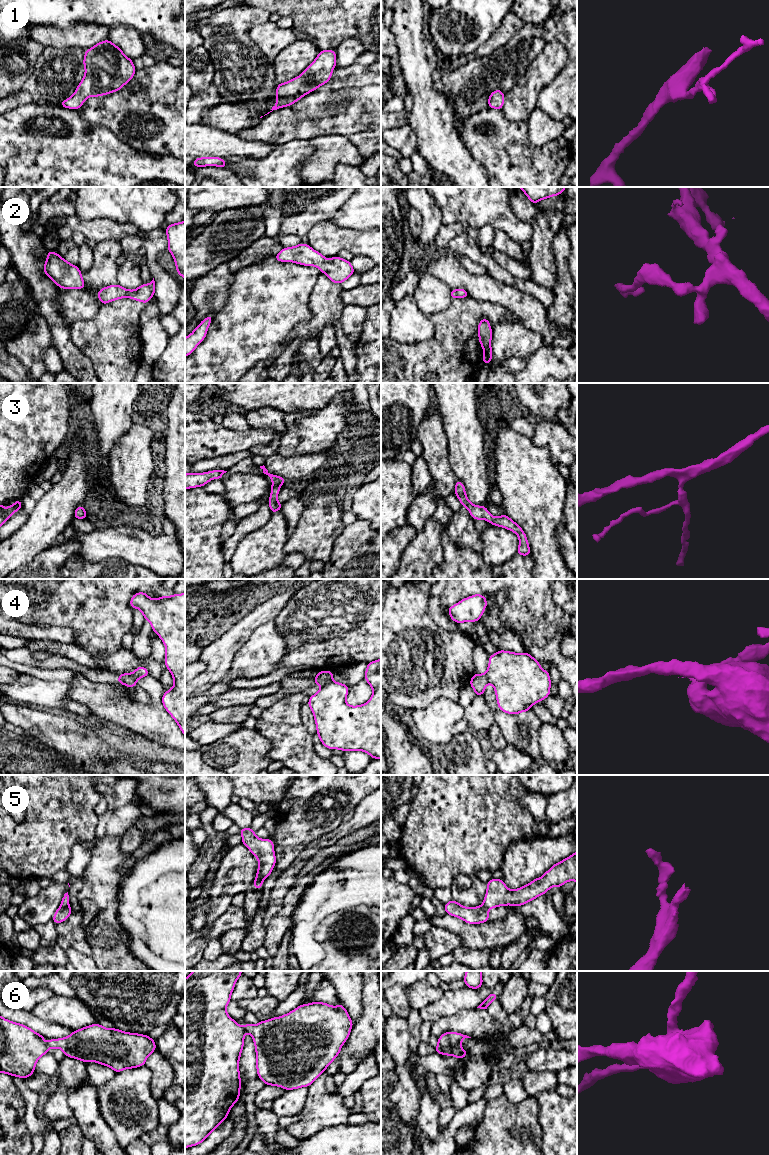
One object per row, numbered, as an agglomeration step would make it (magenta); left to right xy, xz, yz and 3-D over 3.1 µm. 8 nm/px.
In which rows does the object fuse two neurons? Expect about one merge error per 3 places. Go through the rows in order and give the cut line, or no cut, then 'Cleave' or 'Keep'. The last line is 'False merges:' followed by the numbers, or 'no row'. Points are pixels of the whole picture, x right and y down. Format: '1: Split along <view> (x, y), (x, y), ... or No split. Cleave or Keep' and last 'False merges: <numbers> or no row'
1: No split. Keep
2: No split. Keep
3: No split. Keep
4: Split along xz (332, 680), (321, 687). Cleave
5: Split along xy (68, 905), (60, 907). Cleave
6: Split along xz (242, 1027), (246, 1031). Cleave
False merges: 4, 5, 6

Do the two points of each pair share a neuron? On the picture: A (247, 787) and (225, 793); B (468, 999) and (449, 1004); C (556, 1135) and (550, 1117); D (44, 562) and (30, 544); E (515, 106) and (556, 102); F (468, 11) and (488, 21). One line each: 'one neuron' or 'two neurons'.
A: two neurons
B: one neuron
C: one neuron
D: two neurons
E: two neurons
F: one neuron

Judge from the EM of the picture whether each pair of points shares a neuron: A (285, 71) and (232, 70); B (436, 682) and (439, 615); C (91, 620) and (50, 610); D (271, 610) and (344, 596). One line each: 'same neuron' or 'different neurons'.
A: different neurons
B: different neurons
C: same neuron
D: different neurons

